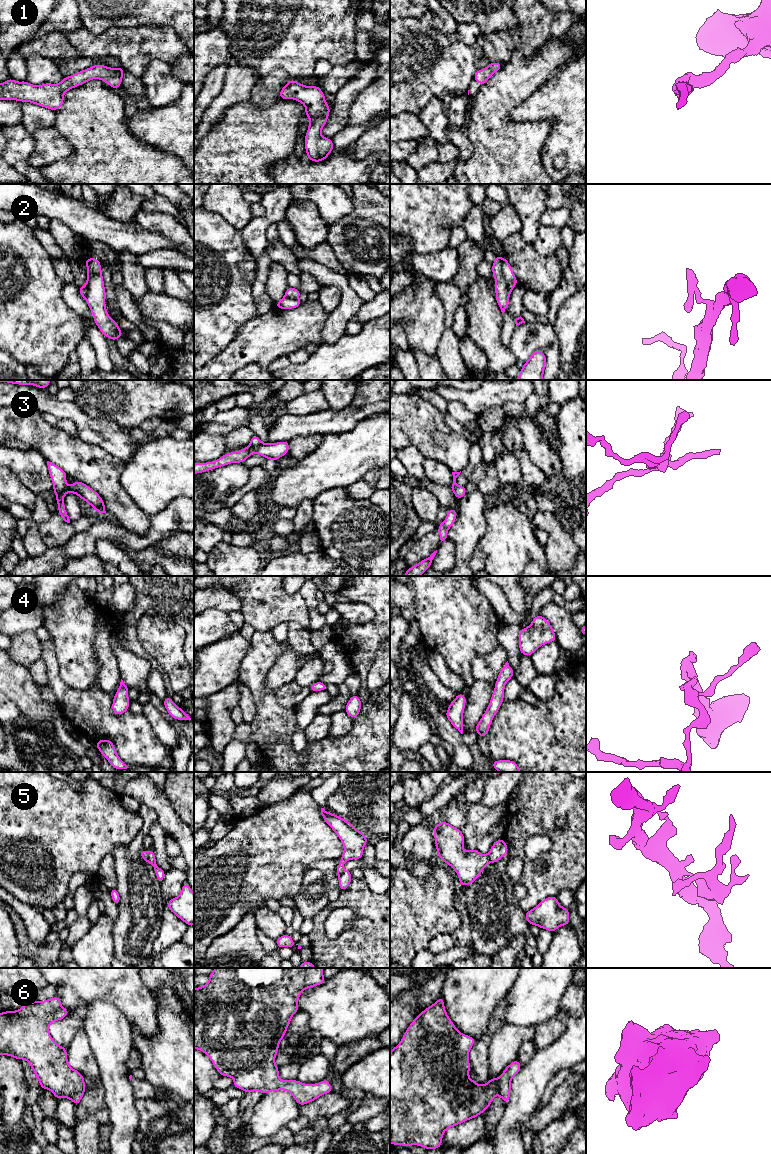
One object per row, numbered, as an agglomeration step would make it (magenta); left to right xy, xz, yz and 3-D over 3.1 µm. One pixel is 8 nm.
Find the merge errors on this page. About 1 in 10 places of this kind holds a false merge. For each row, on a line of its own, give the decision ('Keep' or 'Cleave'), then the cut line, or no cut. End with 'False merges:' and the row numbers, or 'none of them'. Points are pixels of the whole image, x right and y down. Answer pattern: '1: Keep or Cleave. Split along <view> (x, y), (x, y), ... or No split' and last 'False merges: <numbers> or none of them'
1: Keep. No split
2: Cleave. Split along yz (502, 257), (501, 273), (509, 294)
3: Cleave. Split along xz (262, 443), (256, 446), (249, 446)
4: Keep. No split
5: Cleave. Split along xy (146, 851), (146, 859), (148, 861)
6: Keep. No split
False merges: 2, 3, 5

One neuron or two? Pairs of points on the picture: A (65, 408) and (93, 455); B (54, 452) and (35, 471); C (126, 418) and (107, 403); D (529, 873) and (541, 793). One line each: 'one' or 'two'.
A: two
B: two
C: one
D: one

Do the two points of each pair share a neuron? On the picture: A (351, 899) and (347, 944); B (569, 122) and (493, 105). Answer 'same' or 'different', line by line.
A: same
B: different

